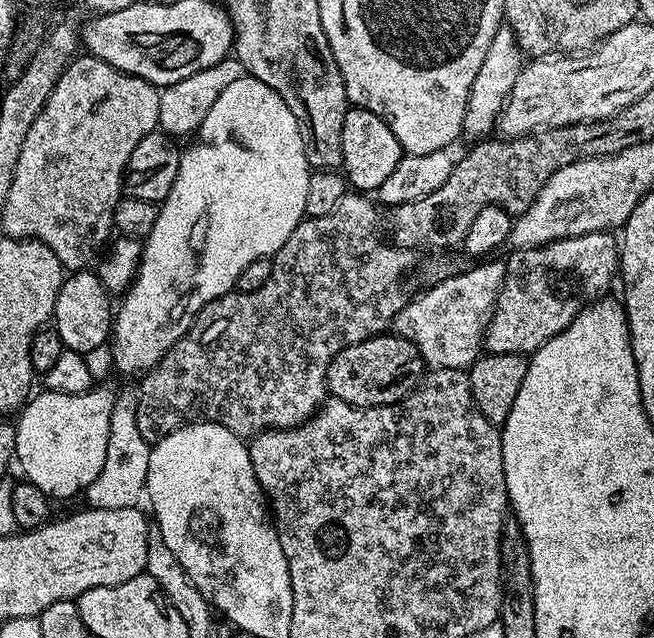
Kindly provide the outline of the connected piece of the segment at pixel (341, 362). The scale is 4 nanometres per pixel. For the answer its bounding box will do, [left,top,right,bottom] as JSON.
[328,334,425,408]

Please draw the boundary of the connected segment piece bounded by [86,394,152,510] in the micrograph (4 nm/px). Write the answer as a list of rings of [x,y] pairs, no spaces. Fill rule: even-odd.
[[[117,395],[116,405],[110,418],[110,442],[106,442],[106,462],[102,465],[102,474],[90,482],[86,490],[87,503],[102,510],[122,510],[134,508],[145,499],[148,483],[146,474],[150,470],[152,449],[138,431],[136,421],[137,397]]]

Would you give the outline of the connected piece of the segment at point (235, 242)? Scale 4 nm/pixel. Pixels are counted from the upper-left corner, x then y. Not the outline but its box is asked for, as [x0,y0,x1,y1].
[110,74,310,374]

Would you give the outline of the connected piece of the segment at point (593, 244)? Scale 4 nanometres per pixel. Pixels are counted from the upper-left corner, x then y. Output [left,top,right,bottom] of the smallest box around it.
[483,231,618,354]

